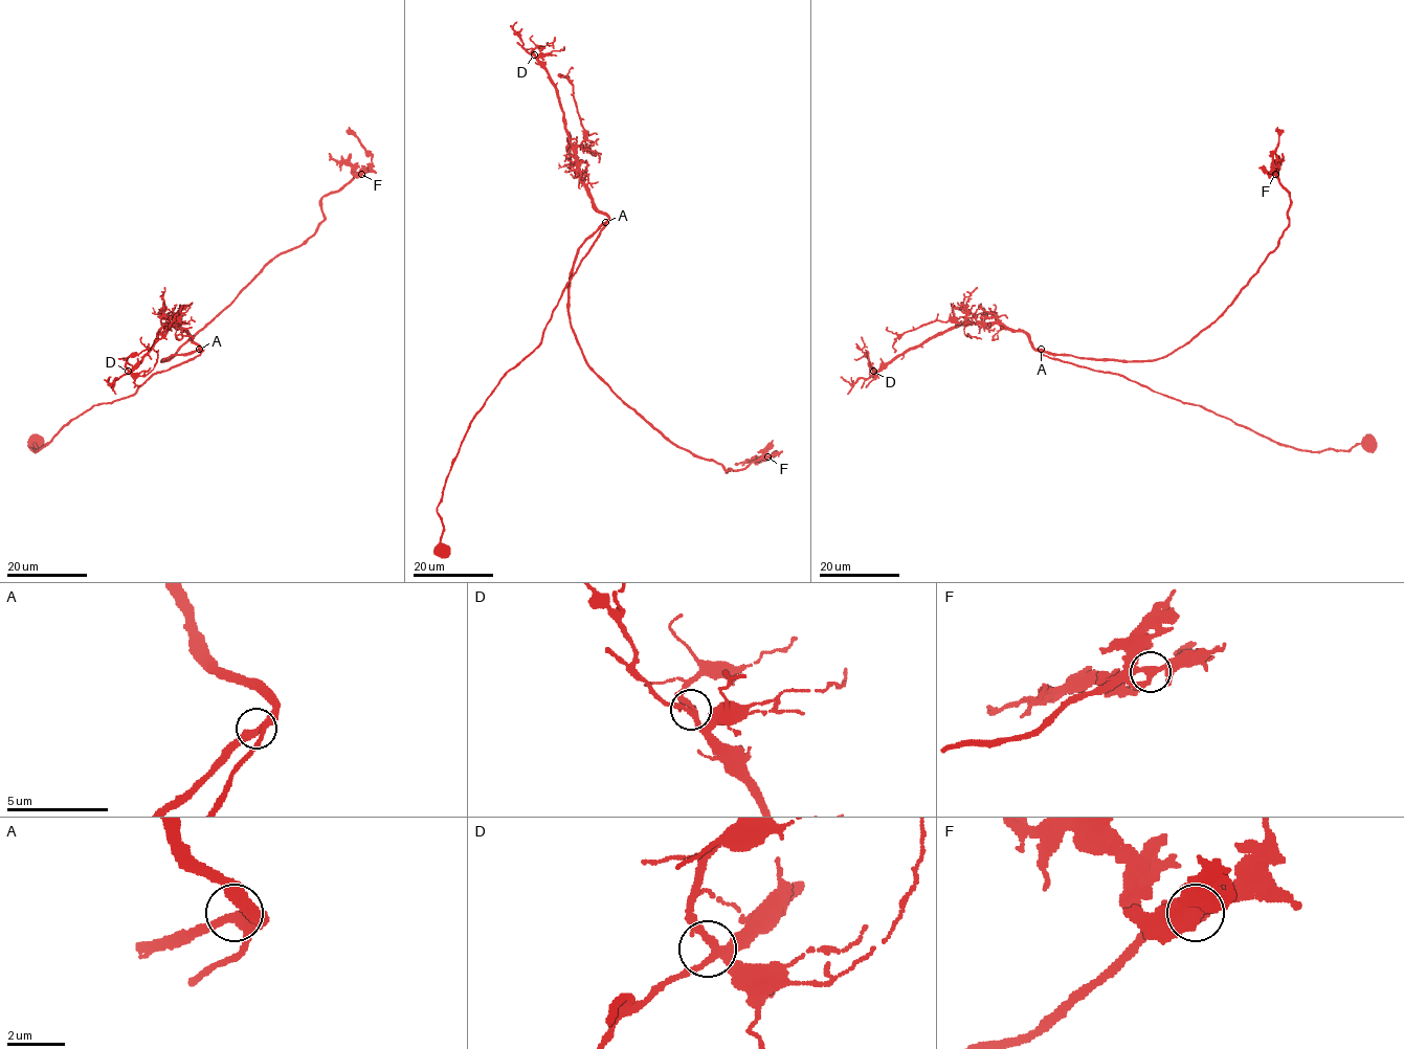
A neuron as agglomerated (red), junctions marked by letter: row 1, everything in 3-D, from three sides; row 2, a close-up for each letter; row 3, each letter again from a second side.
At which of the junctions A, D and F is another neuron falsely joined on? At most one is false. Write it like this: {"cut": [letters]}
{"cut": []}

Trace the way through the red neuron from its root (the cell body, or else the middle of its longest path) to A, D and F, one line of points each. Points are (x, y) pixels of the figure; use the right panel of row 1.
A: (1369, 444), (1356, 443), (1347, 450), (1295, 449), (1200, 406), (1182, 403), (1118, 374), (1049, 358), (1041, 349)
D: (1369, 444), (1321, 451), (1278, 444), (1121, 375), (1049, 358), (1023, 332), (1001, 324), (939, 332), (873, 371)
F: (1369, 444), (1295, 449), (1121, 375), (1041, 353), (1151, 361), (1187, 343), (1277, 246), (1291, 198), (1274, 173)

